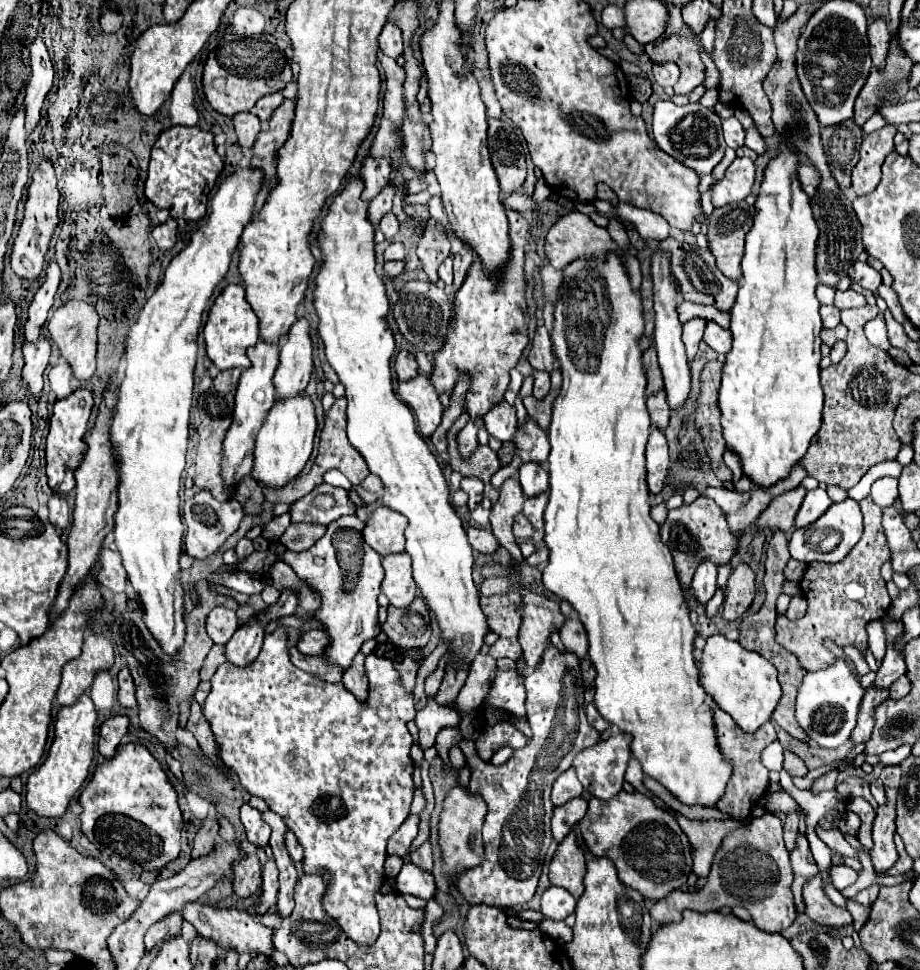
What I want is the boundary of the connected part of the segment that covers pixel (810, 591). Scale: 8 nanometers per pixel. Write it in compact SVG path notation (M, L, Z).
M872 498L860 500L860 508L864 514L864 534L860 542L850 550L850 554L838 564L808 564L808 570L800 580L800 588L808 602L806 614L798 620L776 620L776 642L792 652L808 672L834 664L836 656L824 646L824 640L830 640L840 648L856 646L860 654L866 656L866 624L880 620L890 608L886 582L880 578L882 564L890 562L890 548L886 546L886 534L882 530L882 508L876 506Z

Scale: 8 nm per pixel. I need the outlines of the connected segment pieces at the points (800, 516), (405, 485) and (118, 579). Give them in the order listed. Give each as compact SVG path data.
M816 488L816 490L810 490L796 514L796 522L794 522L794 528L806 528L810 526L814 520L818 520L826 510L828 506L832 504L832 500L828 498L826 490L822 488Z
M352 178L348 186L334 198L328 216L322 222L322 230L318 236L318 244L324 254L324 264L316 276L316 290L314 290L314 306L320 318L318 334L326 348L326 358L334 372L338 374L340 382L346 388L348 400L348 440L350 444L362 454L372 474L376 474L384 484L382 504L404 514L408 518L406 528L406 552L412 558L414 568L414 582L420 588L420 594L428 602L428 608L436 614L438 624L442 628L442 638L450 640L452 646L446 654L448 660L466 660L472 662L478 654L480 646L484 644L482 638L488 632L486 616L480 608L480 594L472 582L472 548L468 544L466 532L462 528L460 518L456 516L450 504L450 490L442 476L442 470L416 432L414 416L410 408L396 398L392 388L392 372L390 372L390 358L394 354L394 336L386 324L388 314L388 298L384 290L382 278L376 274L376 258L374 258L374 228L368 222L368 204L362 202L362 180Z
M110 548L102 550L100 560L98 560L96 578L104 588L108 588L112 592L124 592L128 576L126 576L126 570L122 566L122 560L120 560L118 552L114 552Z

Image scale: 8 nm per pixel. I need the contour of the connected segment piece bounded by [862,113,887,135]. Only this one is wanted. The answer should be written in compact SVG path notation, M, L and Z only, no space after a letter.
M876 113L862 126L862 131L864 135L869 135L885 125L887 125L886 120L879 113Z

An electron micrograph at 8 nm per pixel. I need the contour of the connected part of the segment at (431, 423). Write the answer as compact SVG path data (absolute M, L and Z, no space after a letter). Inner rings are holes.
M420 374L418 378L412 378L410 382L400 382L398 394L416 414L420 432L424 436L430 436L442 418L442 404L430 380L424 374Z

